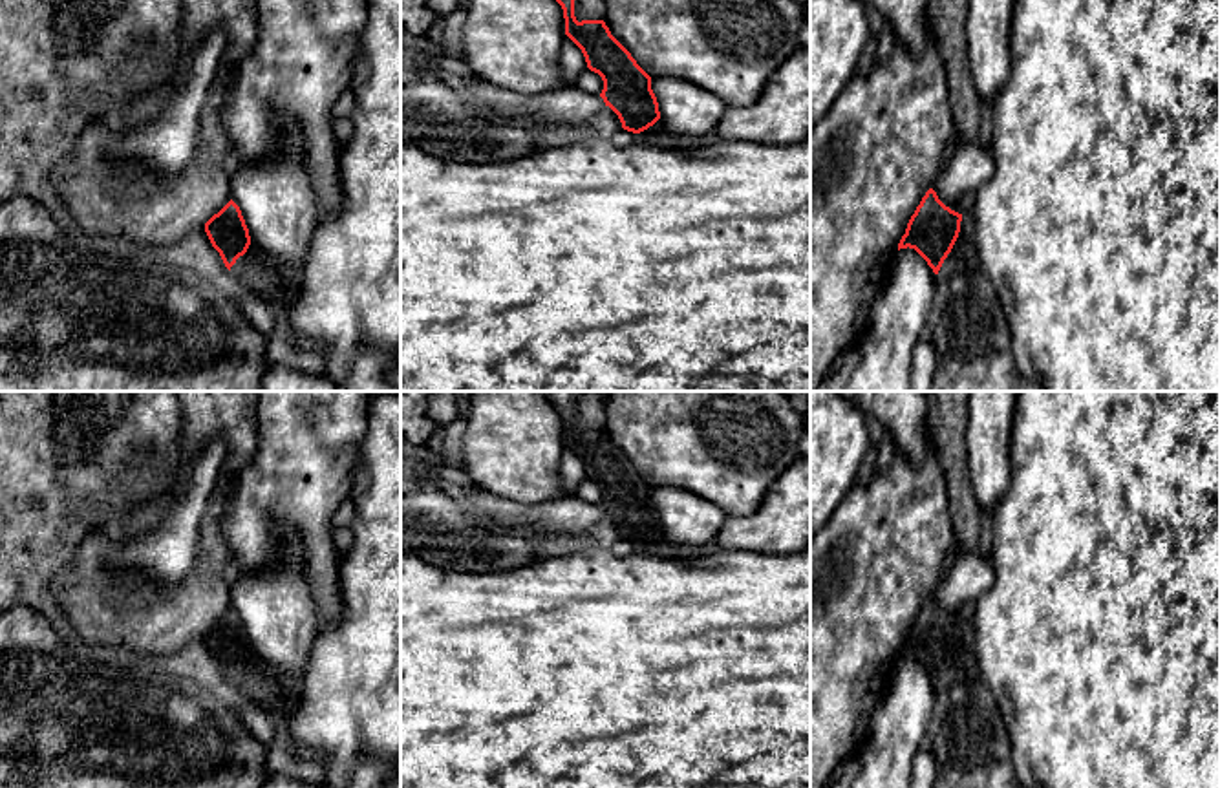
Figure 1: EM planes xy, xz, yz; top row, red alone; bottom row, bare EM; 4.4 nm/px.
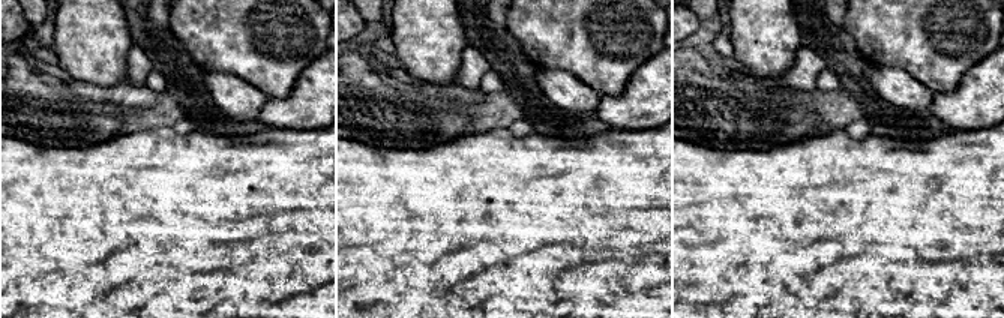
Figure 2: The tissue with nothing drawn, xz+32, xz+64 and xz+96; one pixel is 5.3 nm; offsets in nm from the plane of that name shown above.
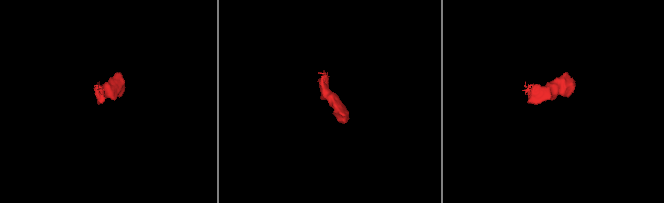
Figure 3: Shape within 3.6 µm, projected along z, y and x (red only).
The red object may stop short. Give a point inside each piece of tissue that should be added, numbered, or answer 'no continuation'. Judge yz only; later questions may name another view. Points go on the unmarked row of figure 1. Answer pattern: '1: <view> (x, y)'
1: yz (963, 666)

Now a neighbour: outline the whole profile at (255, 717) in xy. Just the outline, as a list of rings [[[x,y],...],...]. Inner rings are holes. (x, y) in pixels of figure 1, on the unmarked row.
[[[247,697],[241,700],[241,720],[260,742],[273,742],[274,726],[267,709]]]

